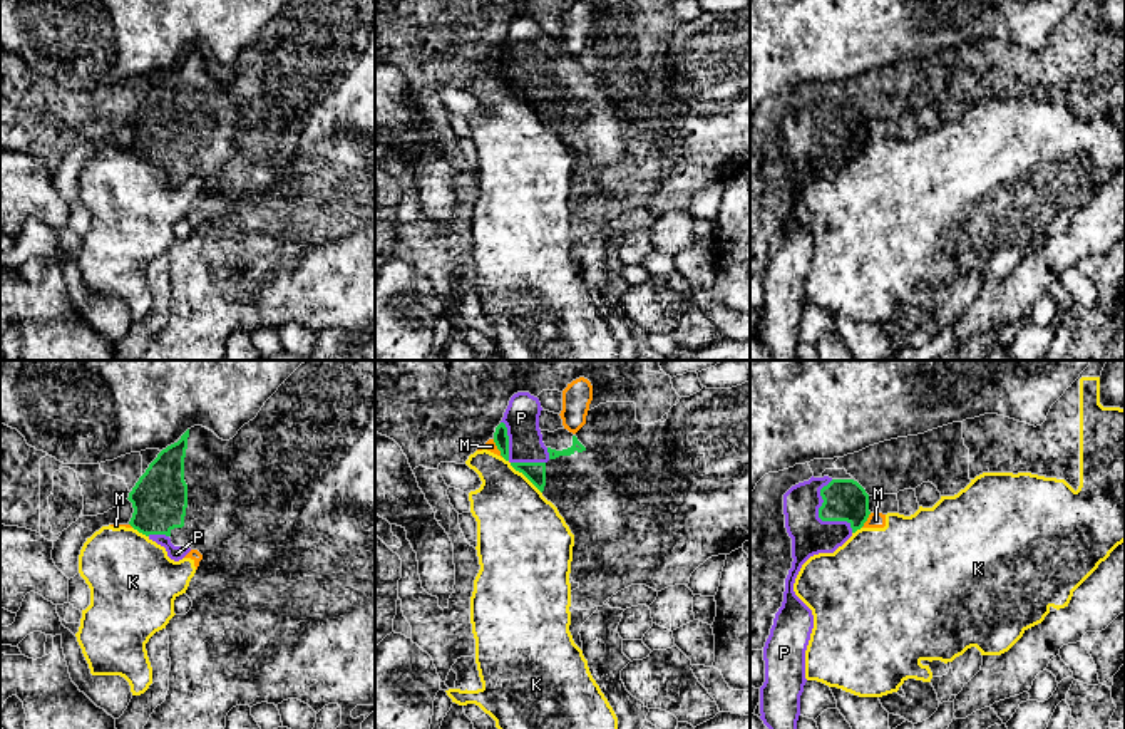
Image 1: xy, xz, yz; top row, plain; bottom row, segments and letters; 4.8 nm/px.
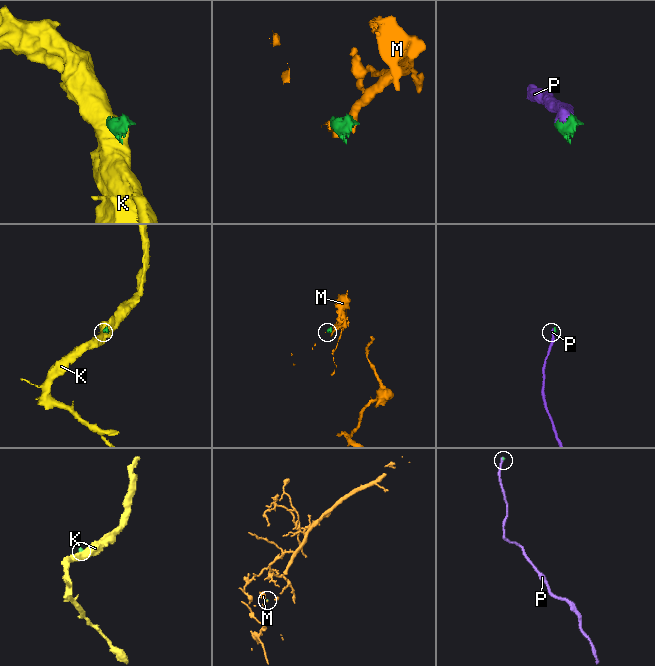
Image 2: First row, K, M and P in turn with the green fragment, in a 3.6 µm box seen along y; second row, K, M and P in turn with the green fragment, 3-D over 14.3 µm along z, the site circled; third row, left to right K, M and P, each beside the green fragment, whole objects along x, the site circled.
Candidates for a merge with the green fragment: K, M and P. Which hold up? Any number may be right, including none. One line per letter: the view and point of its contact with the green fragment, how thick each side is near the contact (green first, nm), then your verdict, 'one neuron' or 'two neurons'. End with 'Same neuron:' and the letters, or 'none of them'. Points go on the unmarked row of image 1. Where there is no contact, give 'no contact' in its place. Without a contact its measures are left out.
K: contact xz (523, 98); calibres 100 and 380 nm; two neurons
M: contact xz (498, 72); calibres 70 and 50 nm; two neurons
P: contact yz (819, 141); calibres 200 and 180 nm; one neuron
Same neuron: P

